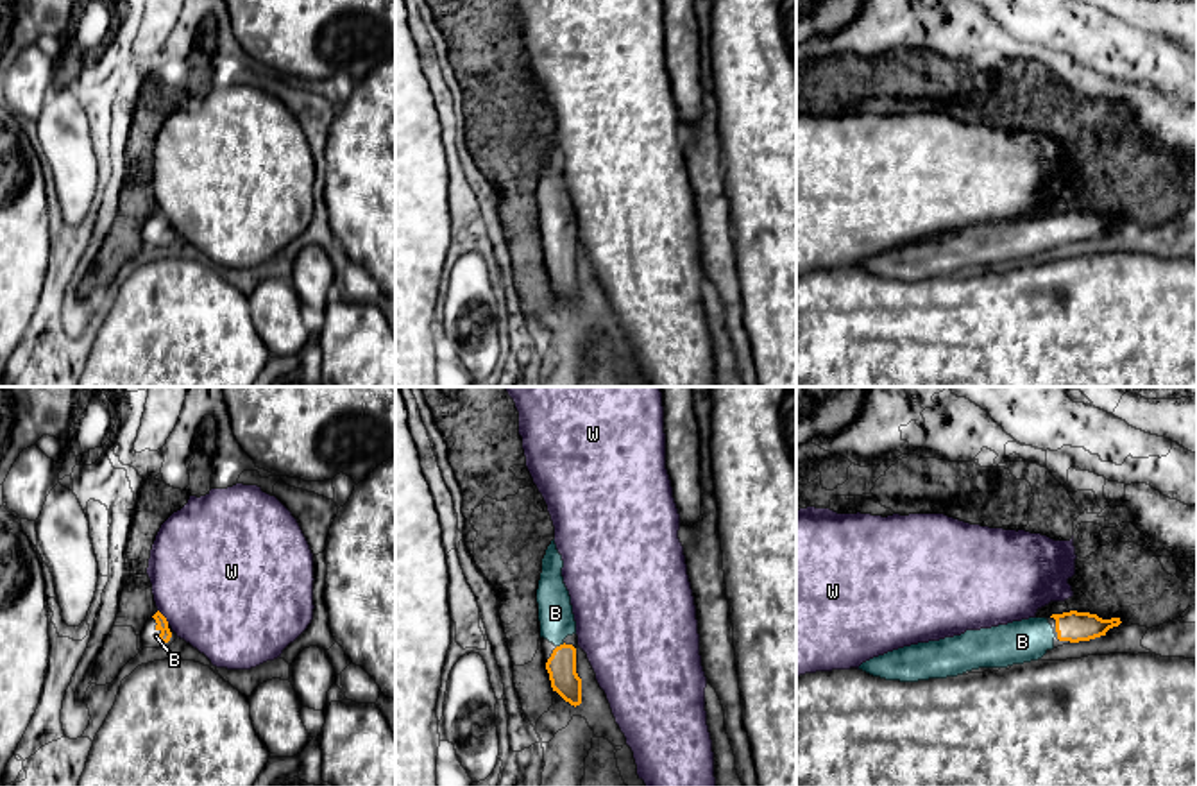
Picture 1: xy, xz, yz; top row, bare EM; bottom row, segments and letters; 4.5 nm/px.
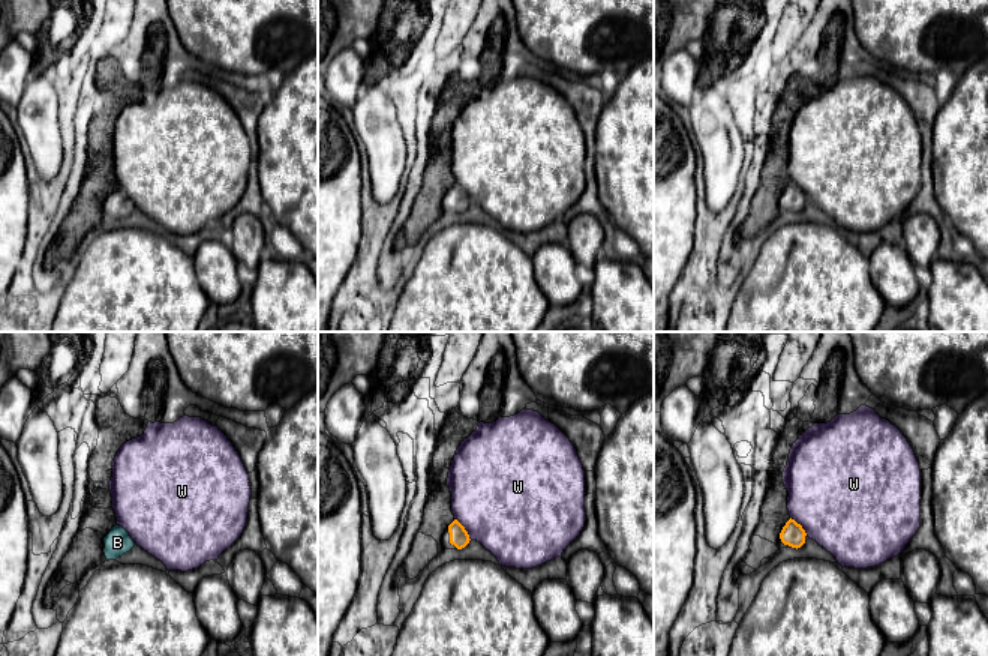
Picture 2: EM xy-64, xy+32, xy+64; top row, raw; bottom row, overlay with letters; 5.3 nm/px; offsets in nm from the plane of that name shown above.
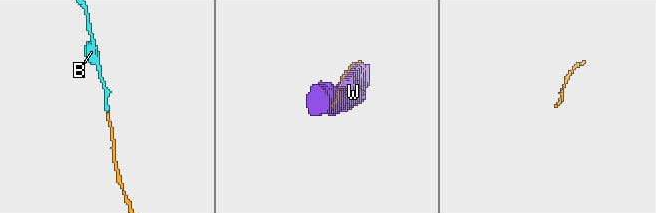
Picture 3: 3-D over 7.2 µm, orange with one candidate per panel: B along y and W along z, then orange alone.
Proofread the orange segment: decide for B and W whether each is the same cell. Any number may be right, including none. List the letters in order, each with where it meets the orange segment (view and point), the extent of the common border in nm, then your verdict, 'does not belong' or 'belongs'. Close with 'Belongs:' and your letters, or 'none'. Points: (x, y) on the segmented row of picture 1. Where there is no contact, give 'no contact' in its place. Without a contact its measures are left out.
B: meets orange in xz at (560, 645); contact 40 nm long; belongs
W: meets orange in xy at (163, 616); contact 90 nm long; does not belong
Belongs: B

